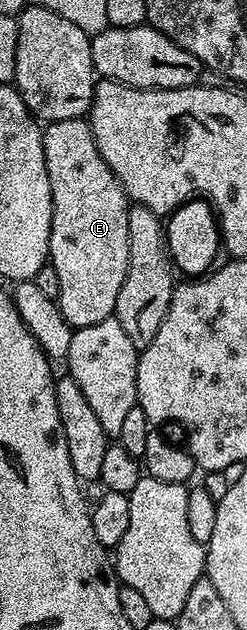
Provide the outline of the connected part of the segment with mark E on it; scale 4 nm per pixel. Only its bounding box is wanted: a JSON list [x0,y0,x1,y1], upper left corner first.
[42,119,132,329]

